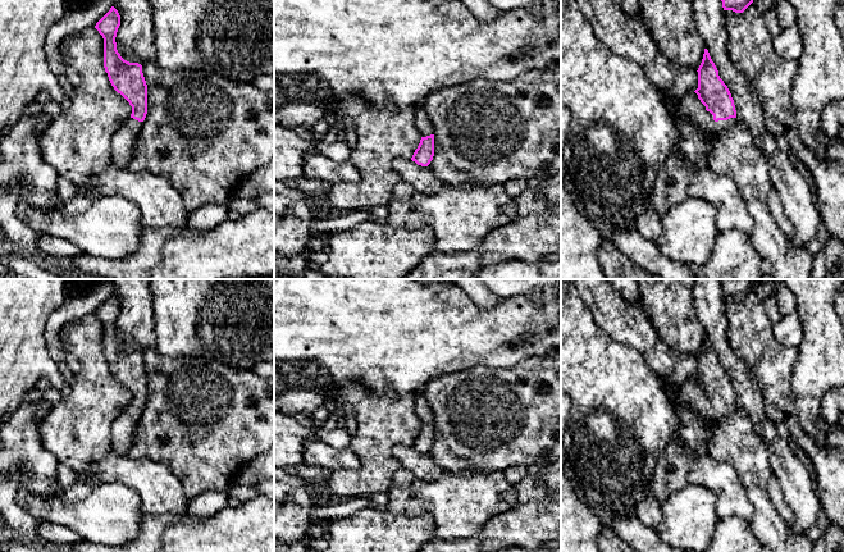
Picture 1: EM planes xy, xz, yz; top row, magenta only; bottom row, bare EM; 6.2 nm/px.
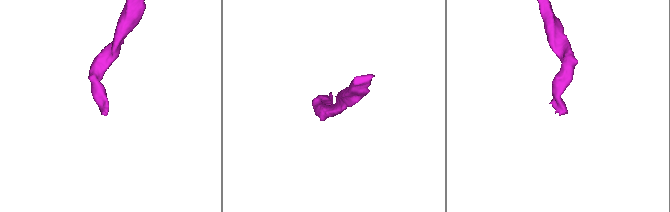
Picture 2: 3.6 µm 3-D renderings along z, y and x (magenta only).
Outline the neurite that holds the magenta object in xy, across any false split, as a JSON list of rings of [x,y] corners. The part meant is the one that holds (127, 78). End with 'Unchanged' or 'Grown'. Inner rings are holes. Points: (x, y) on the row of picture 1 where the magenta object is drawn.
[[[111,6],[95,28],[104,38],[104,68],[114,90],[132,106],[131,117],[111,137],[111,164],[127,168],[134,152],[136,140],[147,114],[147,85],[142,65],[124,60],[117,50],[117,32],[120,15]]]. Grown

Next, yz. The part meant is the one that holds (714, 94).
[[[704,49],[698,68],[698,88],[678,109],[681,140],[658,172],[651,205],[662,218],[669,209],[688,199],[694,169],[708,168],[711,140],[736,120],[734,100]]]. Grown

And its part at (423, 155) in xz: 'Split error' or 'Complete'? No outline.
Split error

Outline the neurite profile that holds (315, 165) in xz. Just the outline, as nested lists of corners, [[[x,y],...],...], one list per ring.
[[[306,154],[304,158],[304,177],[319,179],[327,187],[338,183],[360,182],[360,172],[350,161],[337,163],[323,154]]]

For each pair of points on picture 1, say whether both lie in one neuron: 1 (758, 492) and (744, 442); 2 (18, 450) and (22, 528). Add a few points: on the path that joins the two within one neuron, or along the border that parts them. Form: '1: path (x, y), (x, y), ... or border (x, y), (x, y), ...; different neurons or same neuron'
1: path (754, 479), (754, 471), (748, 455); same neuron
2: path (13, 469), (13, 509); same neuron

